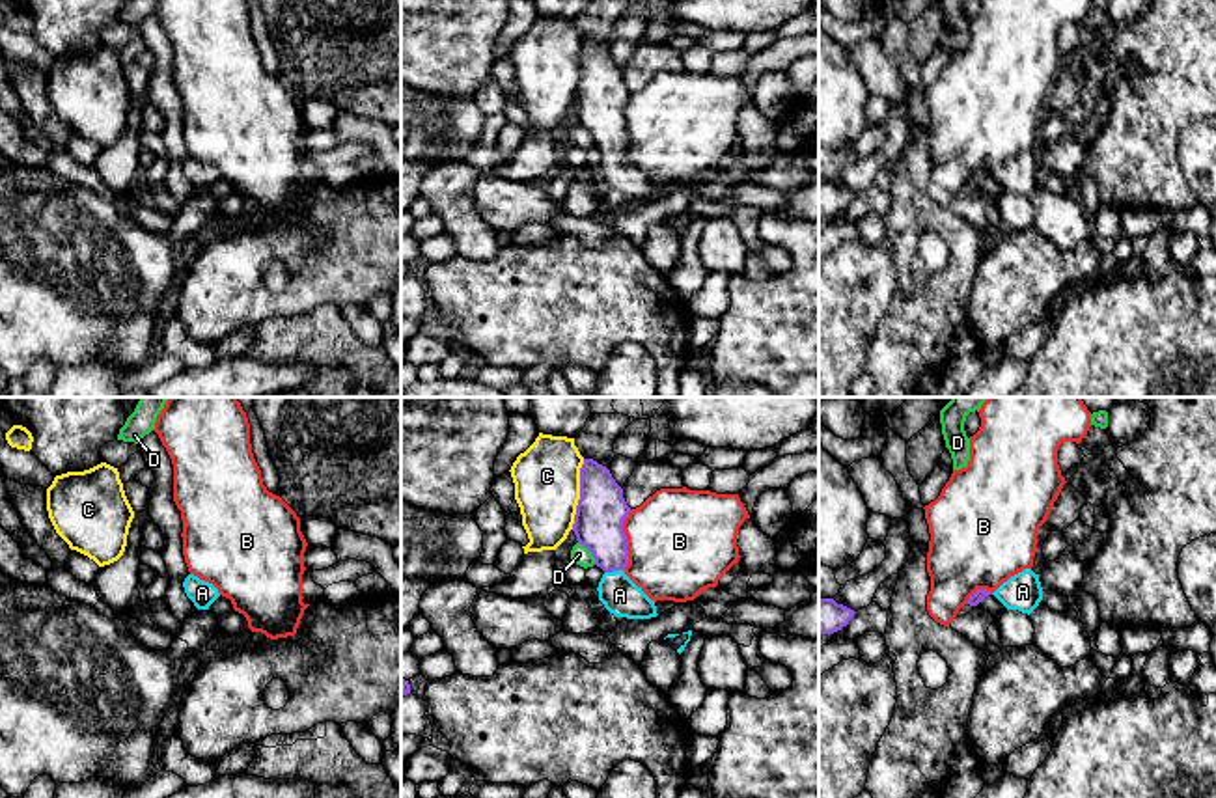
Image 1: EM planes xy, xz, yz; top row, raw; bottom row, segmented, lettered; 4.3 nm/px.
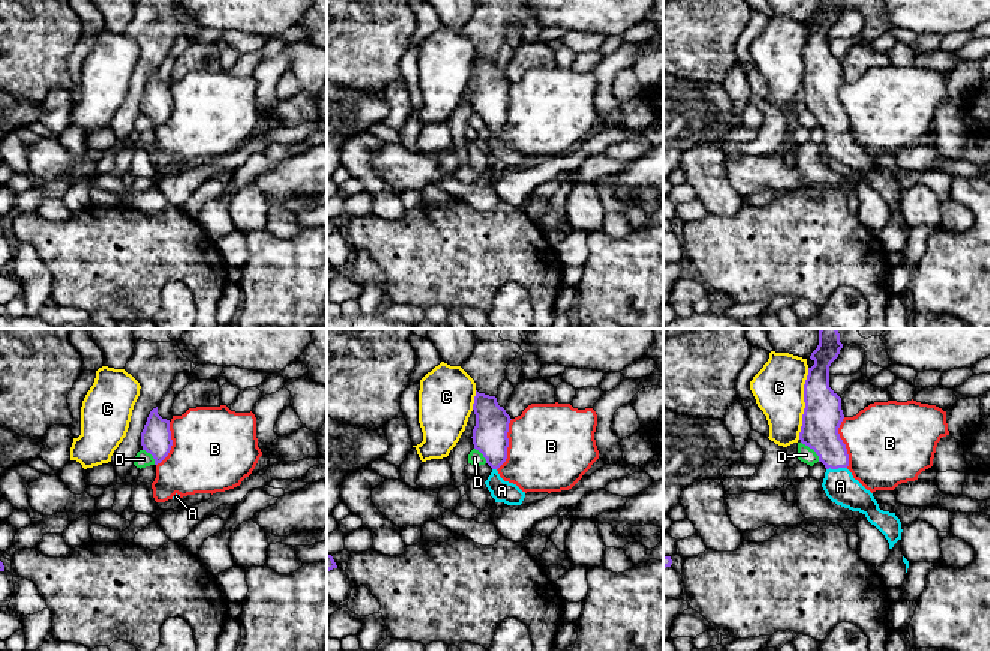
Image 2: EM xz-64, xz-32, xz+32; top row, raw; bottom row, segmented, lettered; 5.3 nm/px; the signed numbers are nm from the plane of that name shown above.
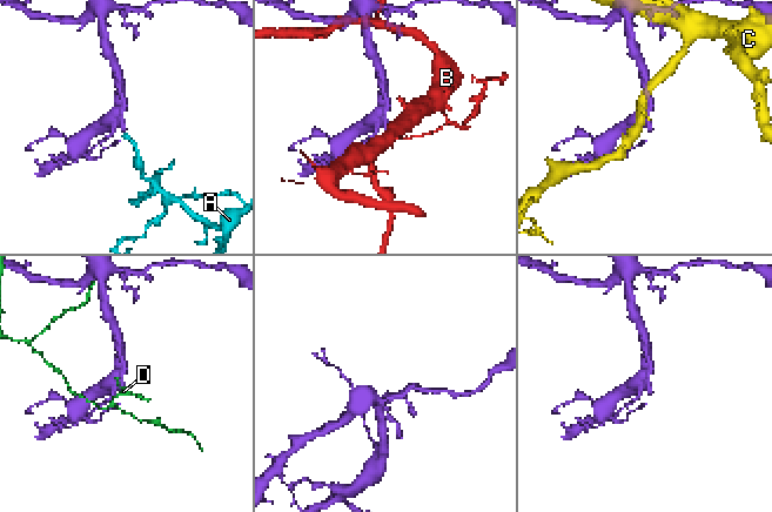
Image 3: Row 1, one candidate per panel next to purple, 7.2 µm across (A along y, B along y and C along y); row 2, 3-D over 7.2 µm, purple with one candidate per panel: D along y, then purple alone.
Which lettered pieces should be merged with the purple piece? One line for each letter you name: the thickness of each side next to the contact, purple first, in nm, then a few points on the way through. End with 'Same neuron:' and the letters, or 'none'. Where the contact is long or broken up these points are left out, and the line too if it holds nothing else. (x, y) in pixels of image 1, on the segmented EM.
A: Thickness 220 nm (purple) against 160 nm
Same neuron: A

